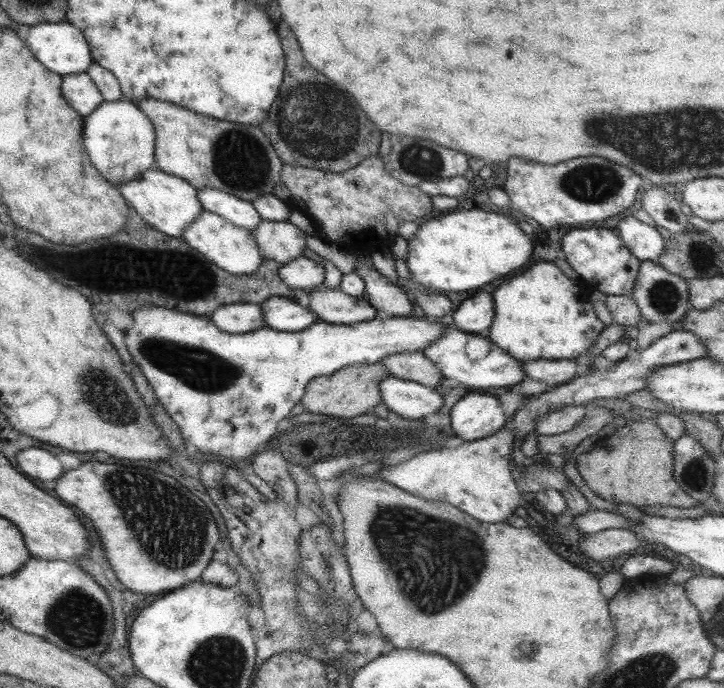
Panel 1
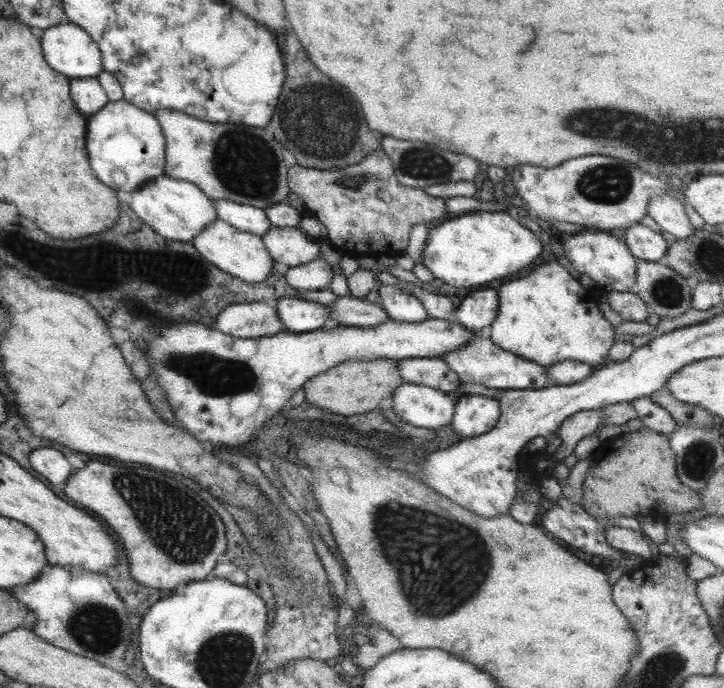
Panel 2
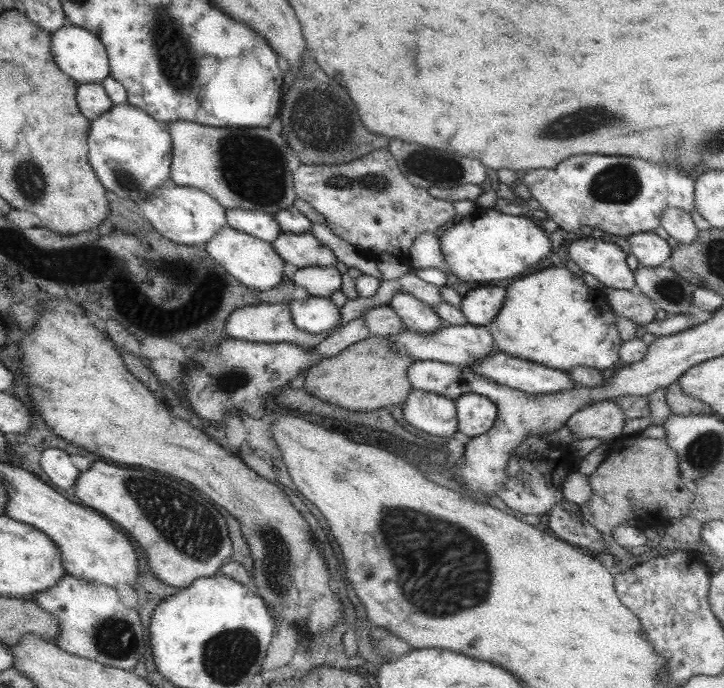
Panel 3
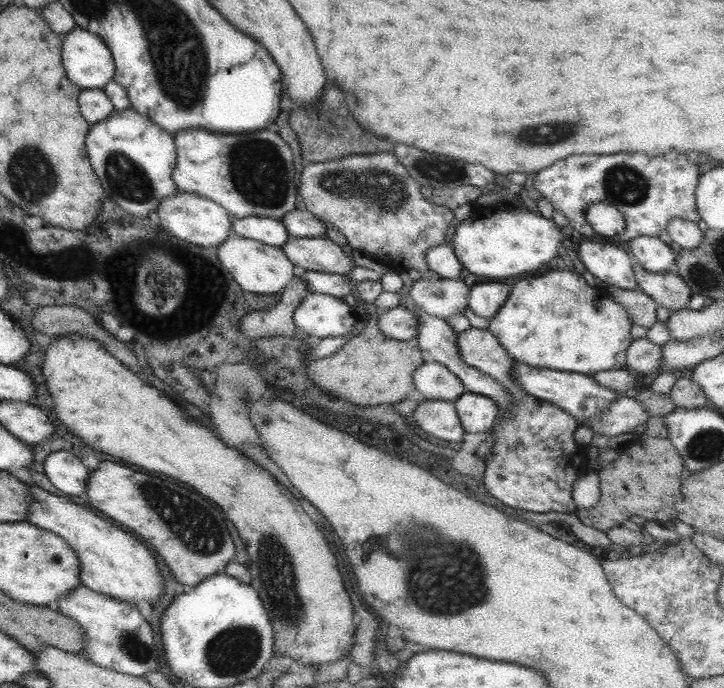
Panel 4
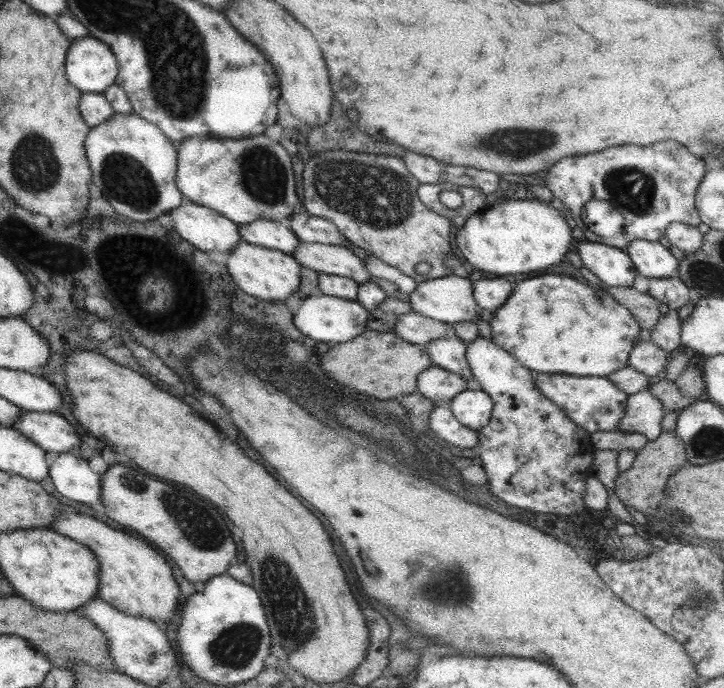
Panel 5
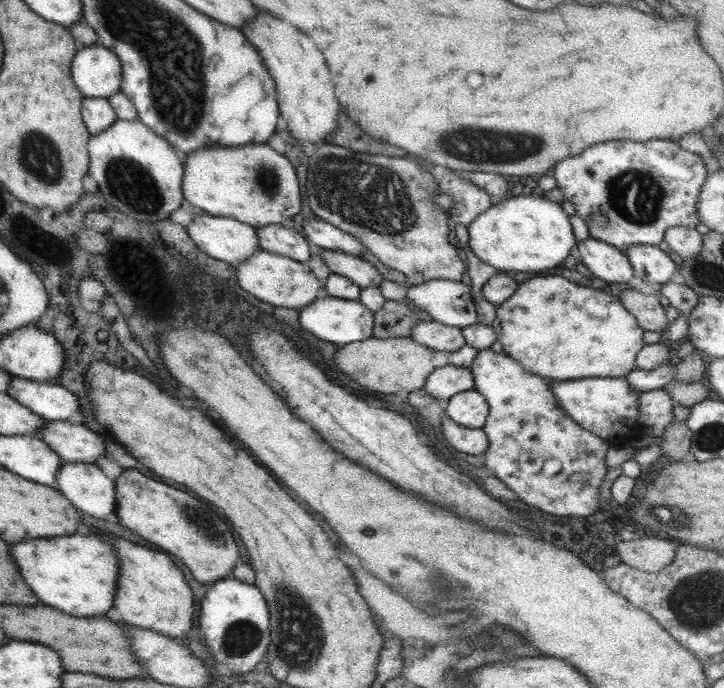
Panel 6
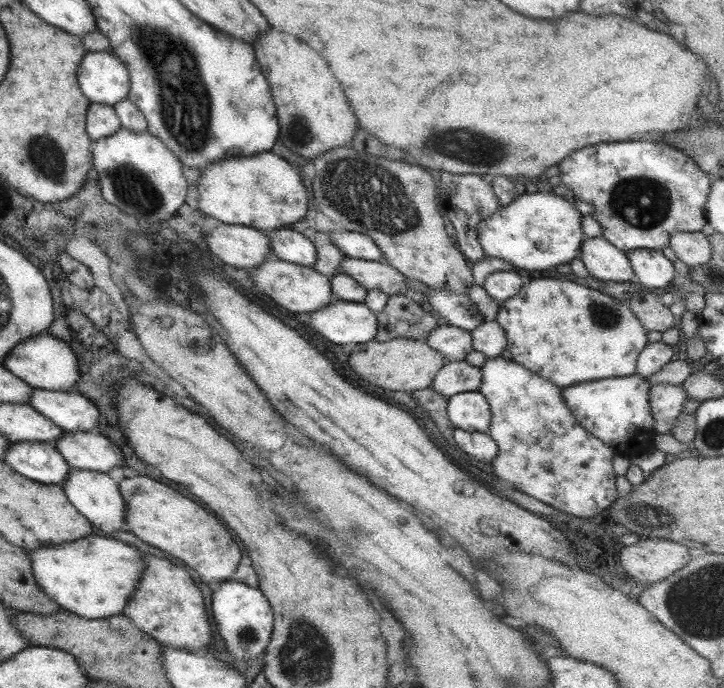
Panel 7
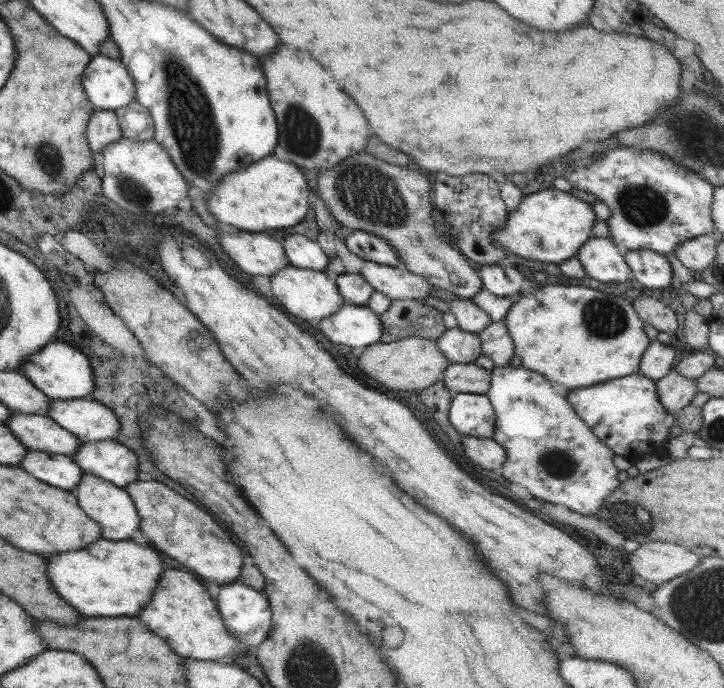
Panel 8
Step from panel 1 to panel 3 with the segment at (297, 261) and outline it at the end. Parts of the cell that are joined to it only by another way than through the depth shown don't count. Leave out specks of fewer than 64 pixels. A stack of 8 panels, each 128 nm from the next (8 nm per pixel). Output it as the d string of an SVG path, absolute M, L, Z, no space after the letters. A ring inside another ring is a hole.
M334 266L298 268L290 277L290 280L297 286L305 288L310 296L329 297L335 290L339 290L339 286L341 286L340 273Z

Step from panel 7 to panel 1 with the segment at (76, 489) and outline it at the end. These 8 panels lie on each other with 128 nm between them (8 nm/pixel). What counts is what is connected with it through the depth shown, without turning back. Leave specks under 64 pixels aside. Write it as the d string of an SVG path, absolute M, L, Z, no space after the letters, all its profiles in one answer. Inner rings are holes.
M25 448L25 450L17 452L13 462L17 464L16 470L23 476L27 474L26 477L31 480L54 482L63 472L59 461L55 460L53 454L39 450L39 448Z

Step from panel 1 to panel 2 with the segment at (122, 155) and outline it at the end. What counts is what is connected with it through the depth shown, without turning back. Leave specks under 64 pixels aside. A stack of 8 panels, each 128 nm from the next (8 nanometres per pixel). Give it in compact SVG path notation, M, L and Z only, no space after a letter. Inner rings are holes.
M123 99L115 102L107 101L97 112L87 117L86 132L85 148L91 170L105 186L109 186L114 191L122 190L130 193L132 190L142 187L146 182L153 180L156 176L164 174L164 138L159 123L153 114L149 114ZM117 170L121 170L125 174L125 180L121 185L115 185L113 181L109 180L111 172L117 172Z

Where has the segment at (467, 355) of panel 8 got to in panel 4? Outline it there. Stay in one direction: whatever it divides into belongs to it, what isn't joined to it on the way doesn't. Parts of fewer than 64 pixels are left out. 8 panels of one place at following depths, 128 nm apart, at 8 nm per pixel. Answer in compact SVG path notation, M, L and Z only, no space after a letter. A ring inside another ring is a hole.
M402 306L378 311L376 323L381 334L392 340L414 342L417 336L416 316Z

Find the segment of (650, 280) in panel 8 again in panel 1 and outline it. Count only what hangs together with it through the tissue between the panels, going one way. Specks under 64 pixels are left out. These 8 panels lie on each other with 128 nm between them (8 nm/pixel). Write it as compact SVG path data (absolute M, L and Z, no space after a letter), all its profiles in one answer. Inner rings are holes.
M628 214L616 224L616 230L621 242L637 260L655 262L657 257L661 256L664 241L654 226Z

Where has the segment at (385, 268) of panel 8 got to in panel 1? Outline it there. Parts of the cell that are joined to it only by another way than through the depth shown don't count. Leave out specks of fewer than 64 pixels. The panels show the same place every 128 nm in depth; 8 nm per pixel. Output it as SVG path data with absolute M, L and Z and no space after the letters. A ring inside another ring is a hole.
M260 220L252 230L259 256L274 260L279 265L302 255L305 233L285 221Z

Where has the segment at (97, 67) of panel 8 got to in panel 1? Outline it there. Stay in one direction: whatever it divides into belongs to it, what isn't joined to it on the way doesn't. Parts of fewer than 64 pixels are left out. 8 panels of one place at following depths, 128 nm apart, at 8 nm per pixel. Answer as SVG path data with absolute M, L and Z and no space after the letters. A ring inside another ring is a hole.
M39 23L25 28L21 37L33 58L37 59L47 70L58 75L72 75L84 71L92 58L82 32L69 23Z

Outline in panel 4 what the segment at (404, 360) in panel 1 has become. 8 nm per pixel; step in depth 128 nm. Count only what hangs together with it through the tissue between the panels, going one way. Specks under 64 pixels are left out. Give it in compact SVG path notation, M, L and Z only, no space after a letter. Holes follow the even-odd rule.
M425 359L415 372L412 374L415 390L418 390L425 400L455 401L465 387L447 368Z

